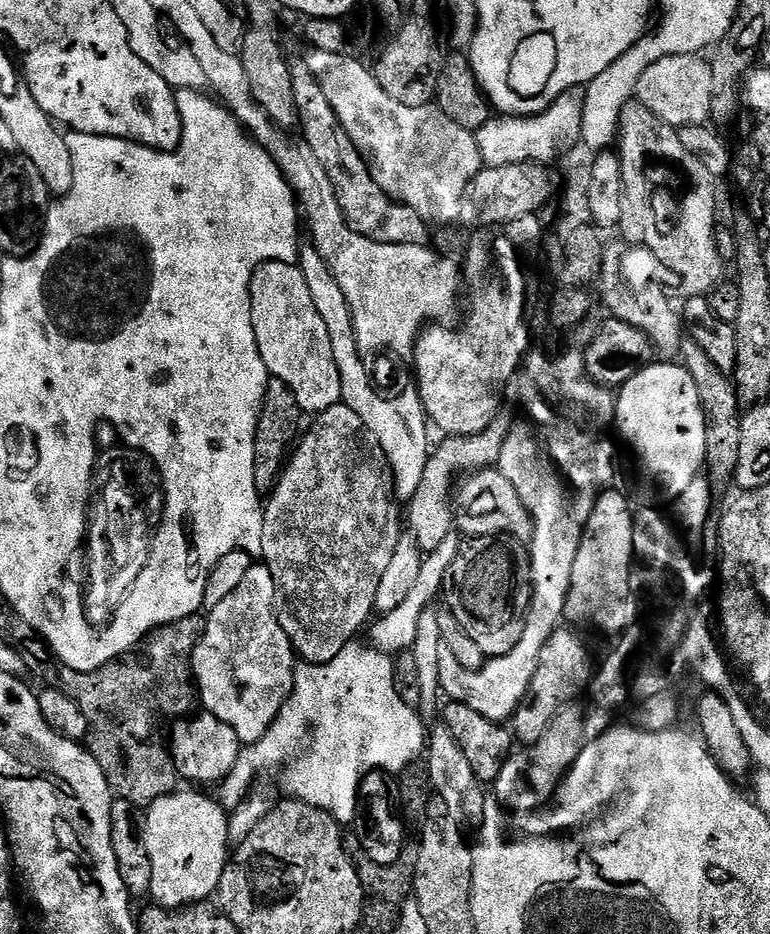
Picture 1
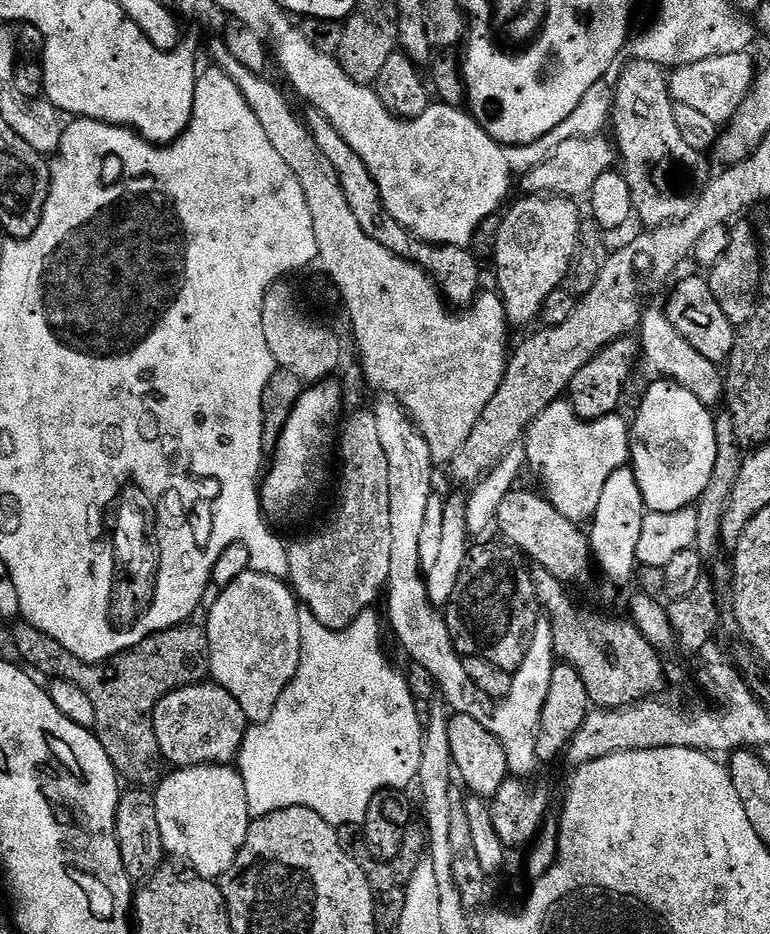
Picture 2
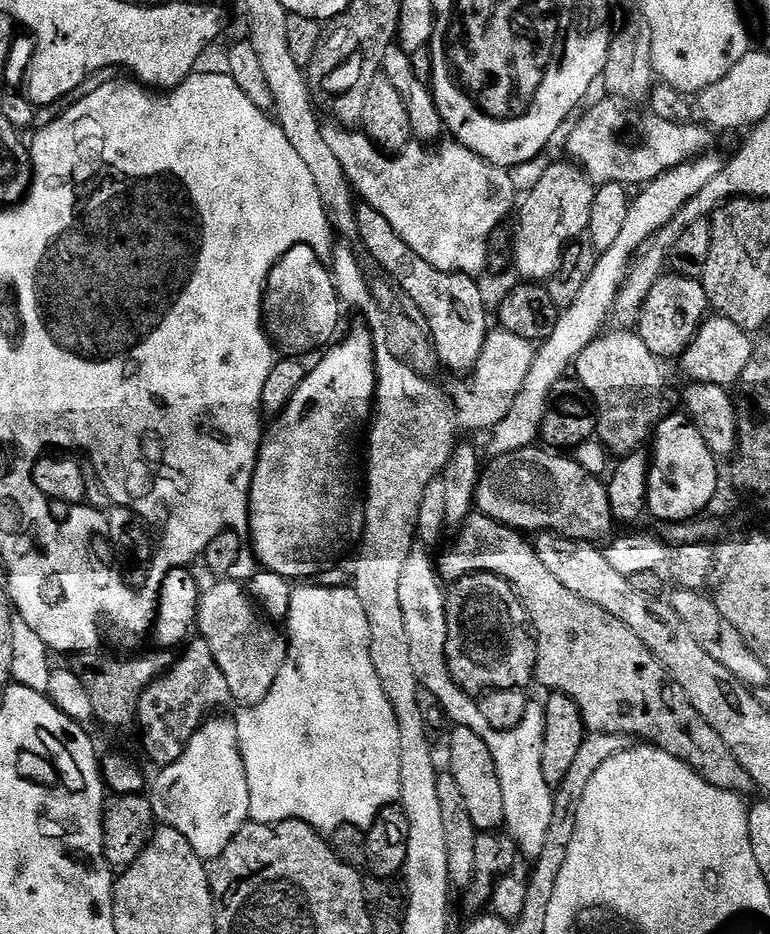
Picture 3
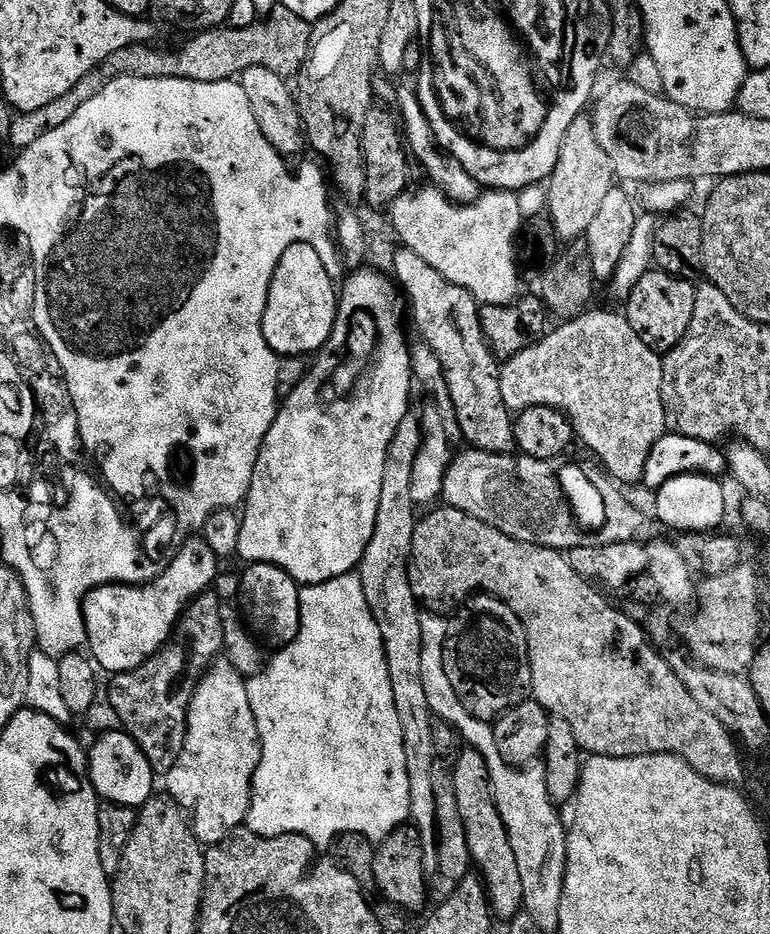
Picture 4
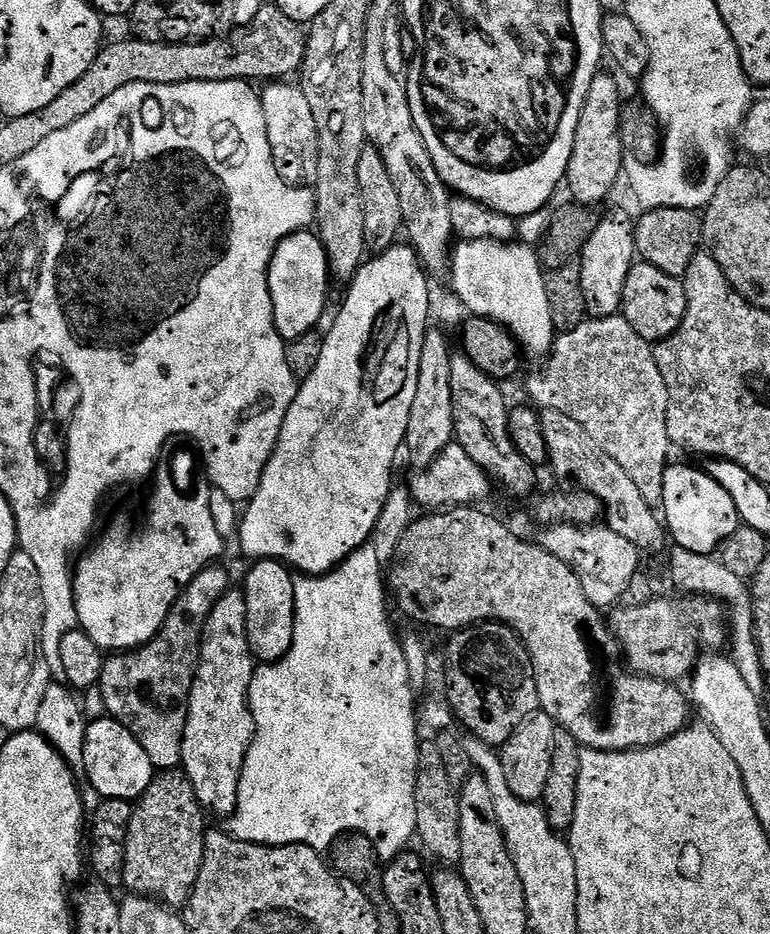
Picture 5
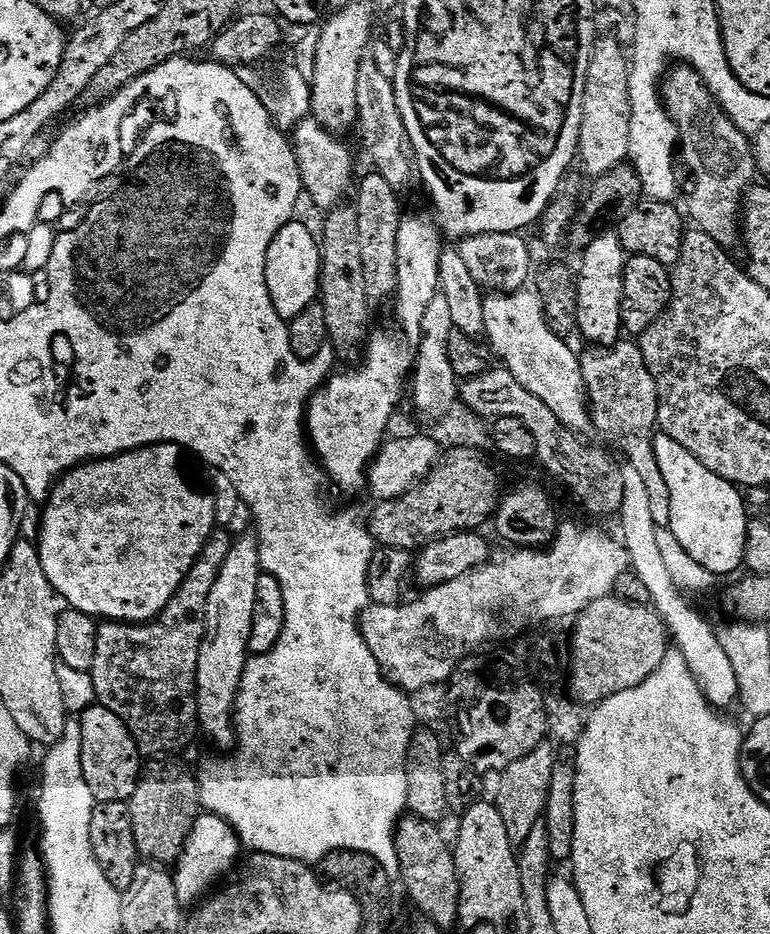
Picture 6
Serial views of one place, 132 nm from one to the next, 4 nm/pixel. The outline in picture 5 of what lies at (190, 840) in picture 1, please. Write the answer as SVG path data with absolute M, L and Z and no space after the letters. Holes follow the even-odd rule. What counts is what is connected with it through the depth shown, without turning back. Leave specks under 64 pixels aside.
M229 590L210 610L210 618L204 627L204 641L200 643L200 663L196 665L196 677L192 679L192 693L188 699L188 717L186 730L182 738L180 764L188 781L189 788L205 813L231 817L238 802L240 771L244 768L244 759L252 749L252 739L256 733L256 723L248 705L248 691L254 671L254 657L248 645L246 630L246 598L243 591Z

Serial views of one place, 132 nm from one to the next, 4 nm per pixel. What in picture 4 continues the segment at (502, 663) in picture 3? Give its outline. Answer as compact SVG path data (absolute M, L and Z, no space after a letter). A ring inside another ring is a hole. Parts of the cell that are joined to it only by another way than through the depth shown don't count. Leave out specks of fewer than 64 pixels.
M473 595L448 620L444 662L454 692L476 719L495 722L504 712L529 699L532 671L524 623L497 596Z

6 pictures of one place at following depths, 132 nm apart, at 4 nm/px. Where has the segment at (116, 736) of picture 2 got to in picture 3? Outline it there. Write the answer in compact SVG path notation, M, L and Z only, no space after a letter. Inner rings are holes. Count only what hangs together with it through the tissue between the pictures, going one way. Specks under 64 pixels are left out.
M96 650L77 652L71 657L72 672L82 678L82 686L86 686L86 694L90 694L97 721L101 720L112 728L124 728L136 720L142 694L174 663L171 651L155 651L144 652L141 656L128 656L125 660L120 656L99 656L101 653Z

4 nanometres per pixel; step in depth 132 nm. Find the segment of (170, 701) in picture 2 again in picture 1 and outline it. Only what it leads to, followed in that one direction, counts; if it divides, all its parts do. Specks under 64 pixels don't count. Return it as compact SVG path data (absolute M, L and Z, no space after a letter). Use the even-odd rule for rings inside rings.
M204 710L199 714L181 718L171 725L170 747L177 773L183 779L185 776L186 779L193 780L196 783L193 785L196 786L204 786L200 784L216 786L234 770L234 762L238 762L242 745L238 734L234 734L234 730L226 726L226 722Z

